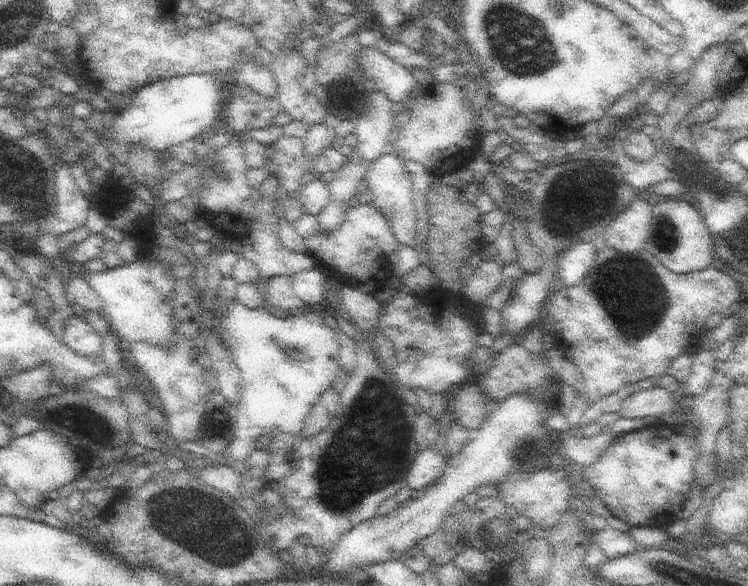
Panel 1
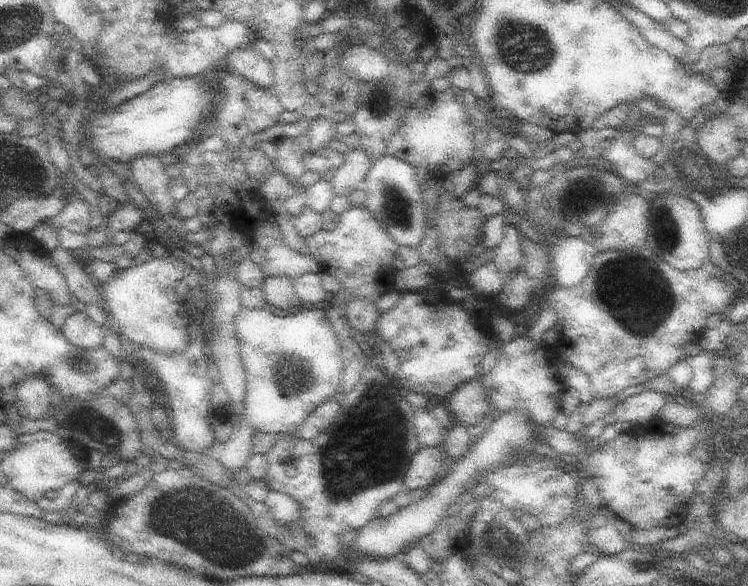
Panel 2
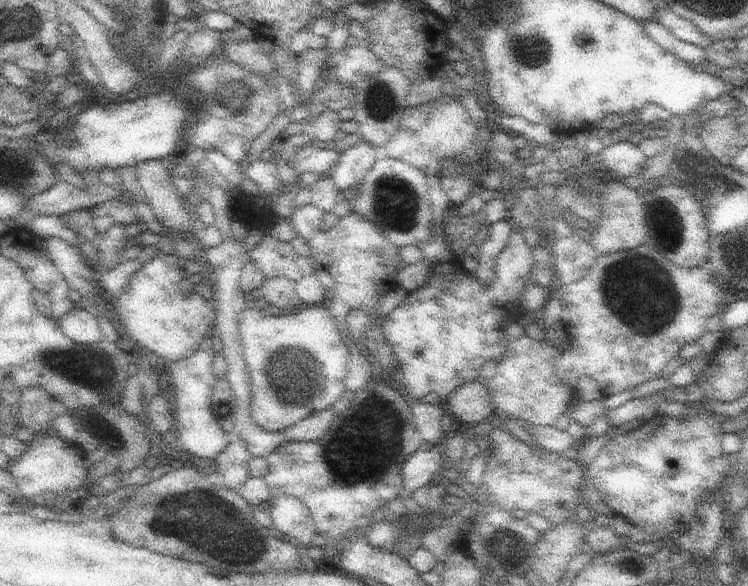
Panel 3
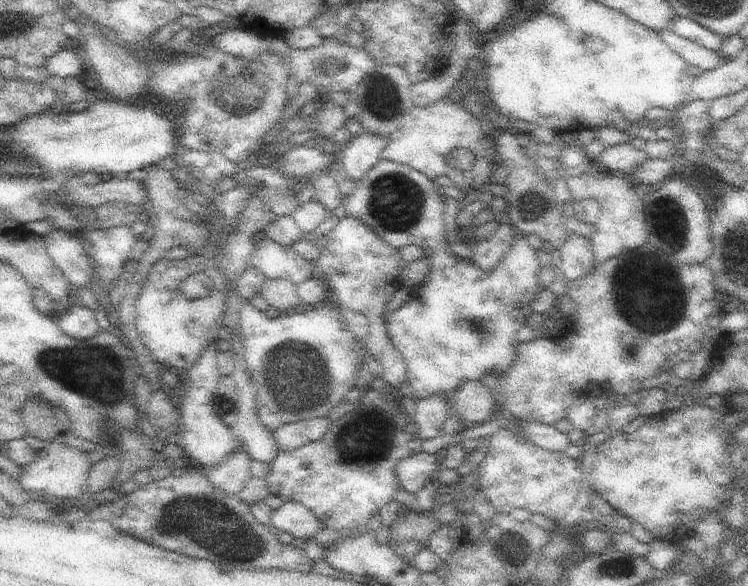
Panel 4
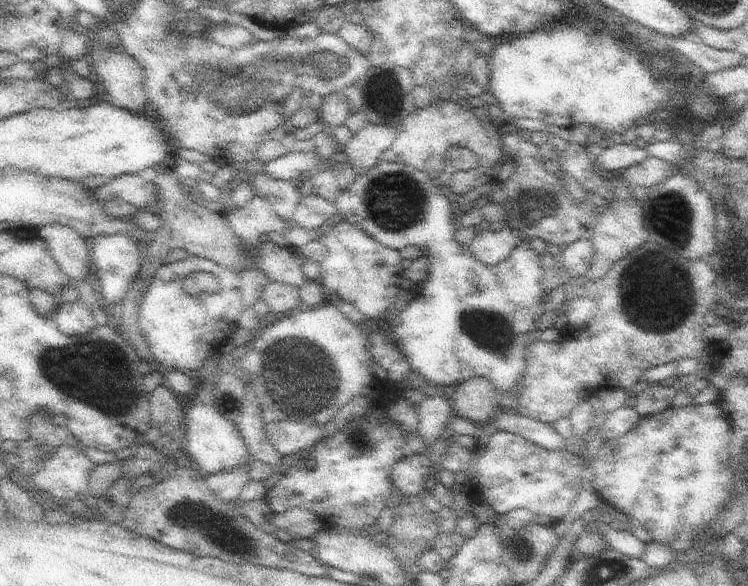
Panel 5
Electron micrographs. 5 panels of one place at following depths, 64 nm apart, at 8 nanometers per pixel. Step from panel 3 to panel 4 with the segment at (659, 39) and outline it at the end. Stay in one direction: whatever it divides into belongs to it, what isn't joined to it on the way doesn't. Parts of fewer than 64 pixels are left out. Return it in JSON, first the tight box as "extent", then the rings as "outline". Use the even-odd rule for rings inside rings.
{"extent":[656,30,732,71],"outline":[[[660,30],[656,32],[672,52],[677,52],[678,56],[684,59],[696,71],[711,71],[724,66],[727,62],[732,61],[727,56],[723,56],[720,52],[706,48],[696,41],[686,39],[674,31]]]}

